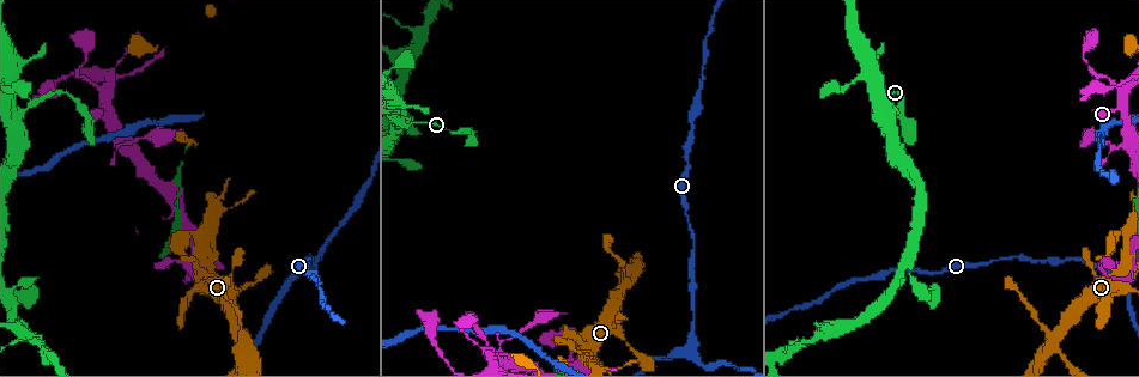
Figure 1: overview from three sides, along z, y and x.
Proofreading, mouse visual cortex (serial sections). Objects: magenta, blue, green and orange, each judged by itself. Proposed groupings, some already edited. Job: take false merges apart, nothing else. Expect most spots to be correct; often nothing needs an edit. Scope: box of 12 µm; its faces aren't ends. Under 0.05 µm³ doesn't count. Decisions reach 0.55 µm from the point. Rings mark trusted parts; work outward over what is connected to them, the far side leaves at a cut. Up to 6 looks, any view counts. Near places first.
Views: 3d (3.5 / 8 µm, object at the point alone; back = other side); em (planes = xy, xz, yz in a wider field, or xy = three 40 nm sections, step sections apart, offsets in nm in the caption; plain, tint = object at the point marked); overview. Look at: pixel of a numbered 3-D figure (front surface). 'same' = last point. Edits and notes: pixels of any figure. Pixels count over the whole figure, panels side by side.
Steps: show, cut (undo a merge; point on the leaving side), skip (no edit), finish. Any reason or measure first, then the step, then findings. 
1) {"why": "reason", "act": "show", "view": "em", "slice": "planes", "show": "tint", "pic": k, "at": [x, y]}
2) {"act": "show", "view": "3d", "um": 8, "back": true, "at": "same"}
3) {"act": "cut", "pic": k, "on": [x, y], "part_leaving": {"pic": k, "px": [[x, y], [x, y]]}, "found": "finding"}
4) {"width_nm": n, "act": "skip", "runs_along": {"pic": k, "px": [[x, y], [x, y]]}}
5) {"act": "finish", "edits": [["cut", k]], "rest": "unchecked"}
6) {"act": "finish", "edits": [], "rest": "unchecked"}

{"why": "sharp bend", "act": "show", "view": "3d", "um": 8, "pic": 1, "at": [131, 141]}

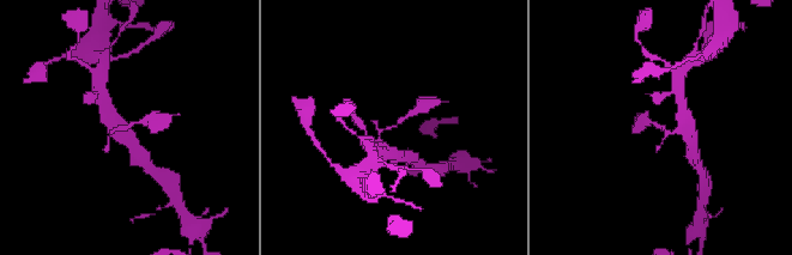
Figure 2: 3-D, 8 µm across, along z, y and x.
{"why": "need the tissue", "act": "show", "view": "em", "slice": "xy", "step": 2, "show": "tint", "pic": 2, "at": [395, 125]}

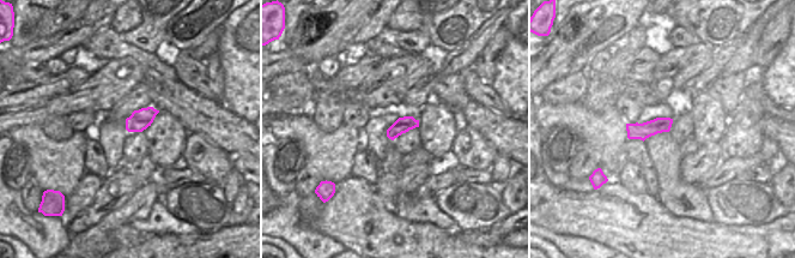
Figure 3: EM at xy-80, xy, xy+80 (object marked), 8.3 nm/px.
{"act": "skip", "runs_along": {"pic": 2, "px": [[381, 151], [380, 132], [422, 107]]}, "found": "continuous, no second cell"}

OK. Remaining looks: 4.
{"why": "small branch off a trunk", "act": "show", "view": "3d", "um": 3.5, "pic": 1, "at": [1059, 336]}

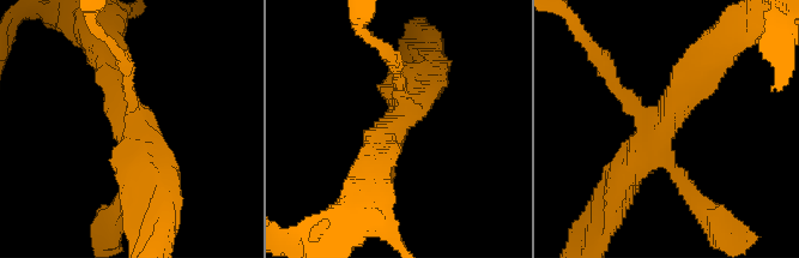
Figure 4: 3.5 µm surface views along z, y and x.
{"why": "need the tissue", "act": "show", "view": "em", "slice": "xy", "step": 3, "show": "tint", "pic": 4, "at": [403, 117]}

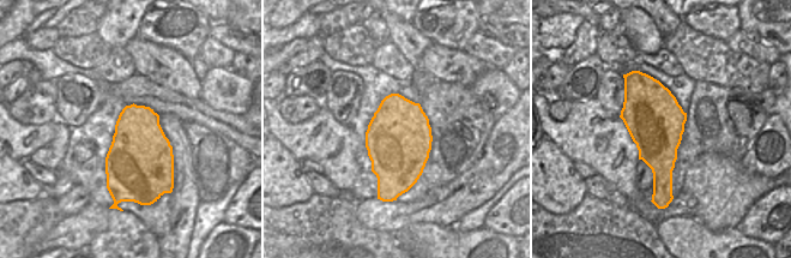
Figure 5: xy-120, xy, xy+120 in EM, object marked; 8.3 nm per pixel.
{"act": "show", "view": "em", "slice": "xy", "step": 1, "show": "tint", "at": "same"}

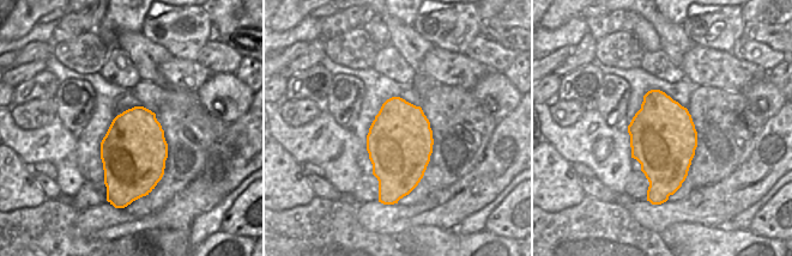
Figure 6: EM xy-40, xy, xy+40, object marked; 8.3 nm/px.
{"width_nm": 550, "act": "skip", "runs_along": {"pic": 4, "px": [[704, 60], [619, 186]]}, "found": "one cell here"}

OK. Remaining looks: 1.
{"act": "finish", "edits": [], "rest": "unchecked"}

